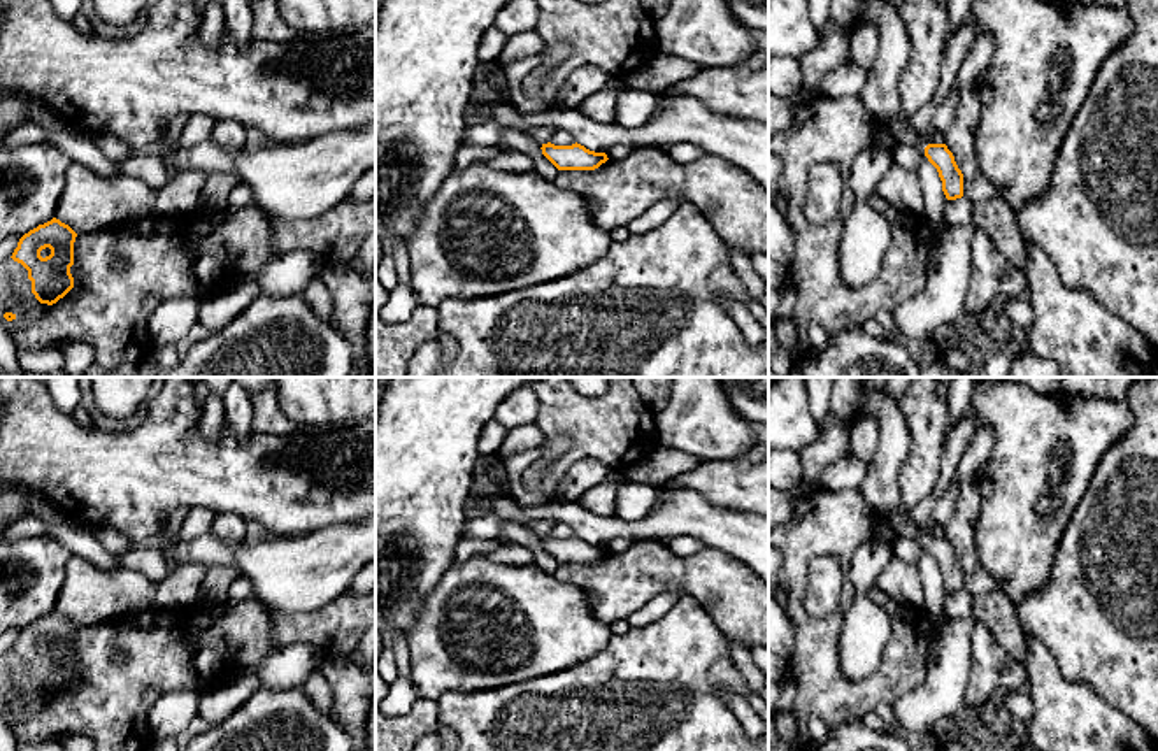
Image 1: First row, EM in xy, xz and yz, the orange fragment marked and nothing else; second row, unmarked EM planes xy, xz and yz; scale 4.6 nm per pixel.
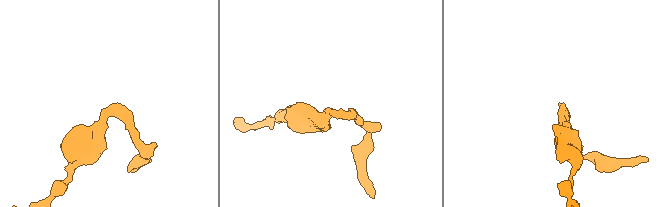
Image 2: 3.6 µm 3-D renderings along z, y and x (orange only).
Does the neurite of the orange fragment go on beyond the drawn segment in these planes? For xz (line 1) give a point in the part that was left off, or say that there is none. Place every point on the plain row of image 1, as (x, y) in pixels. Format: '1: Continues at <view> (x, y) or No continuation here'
1: No continuation here

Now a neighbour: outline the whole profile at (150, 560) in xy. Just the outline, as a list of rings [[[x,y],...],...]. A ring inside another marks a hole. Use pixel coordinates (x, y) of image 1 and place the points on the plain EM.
[[[135,546],[119,556],[114,556],[125,569],[139,570],[147,576],[151,583],[161,583],[168,570],[163,551],[153,546]]]

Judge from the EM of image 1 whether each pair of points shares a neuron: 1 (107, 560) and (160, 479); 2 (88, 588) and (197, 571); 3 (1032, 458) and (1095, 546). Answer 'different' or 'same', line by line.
1: different
2: same
3: different

